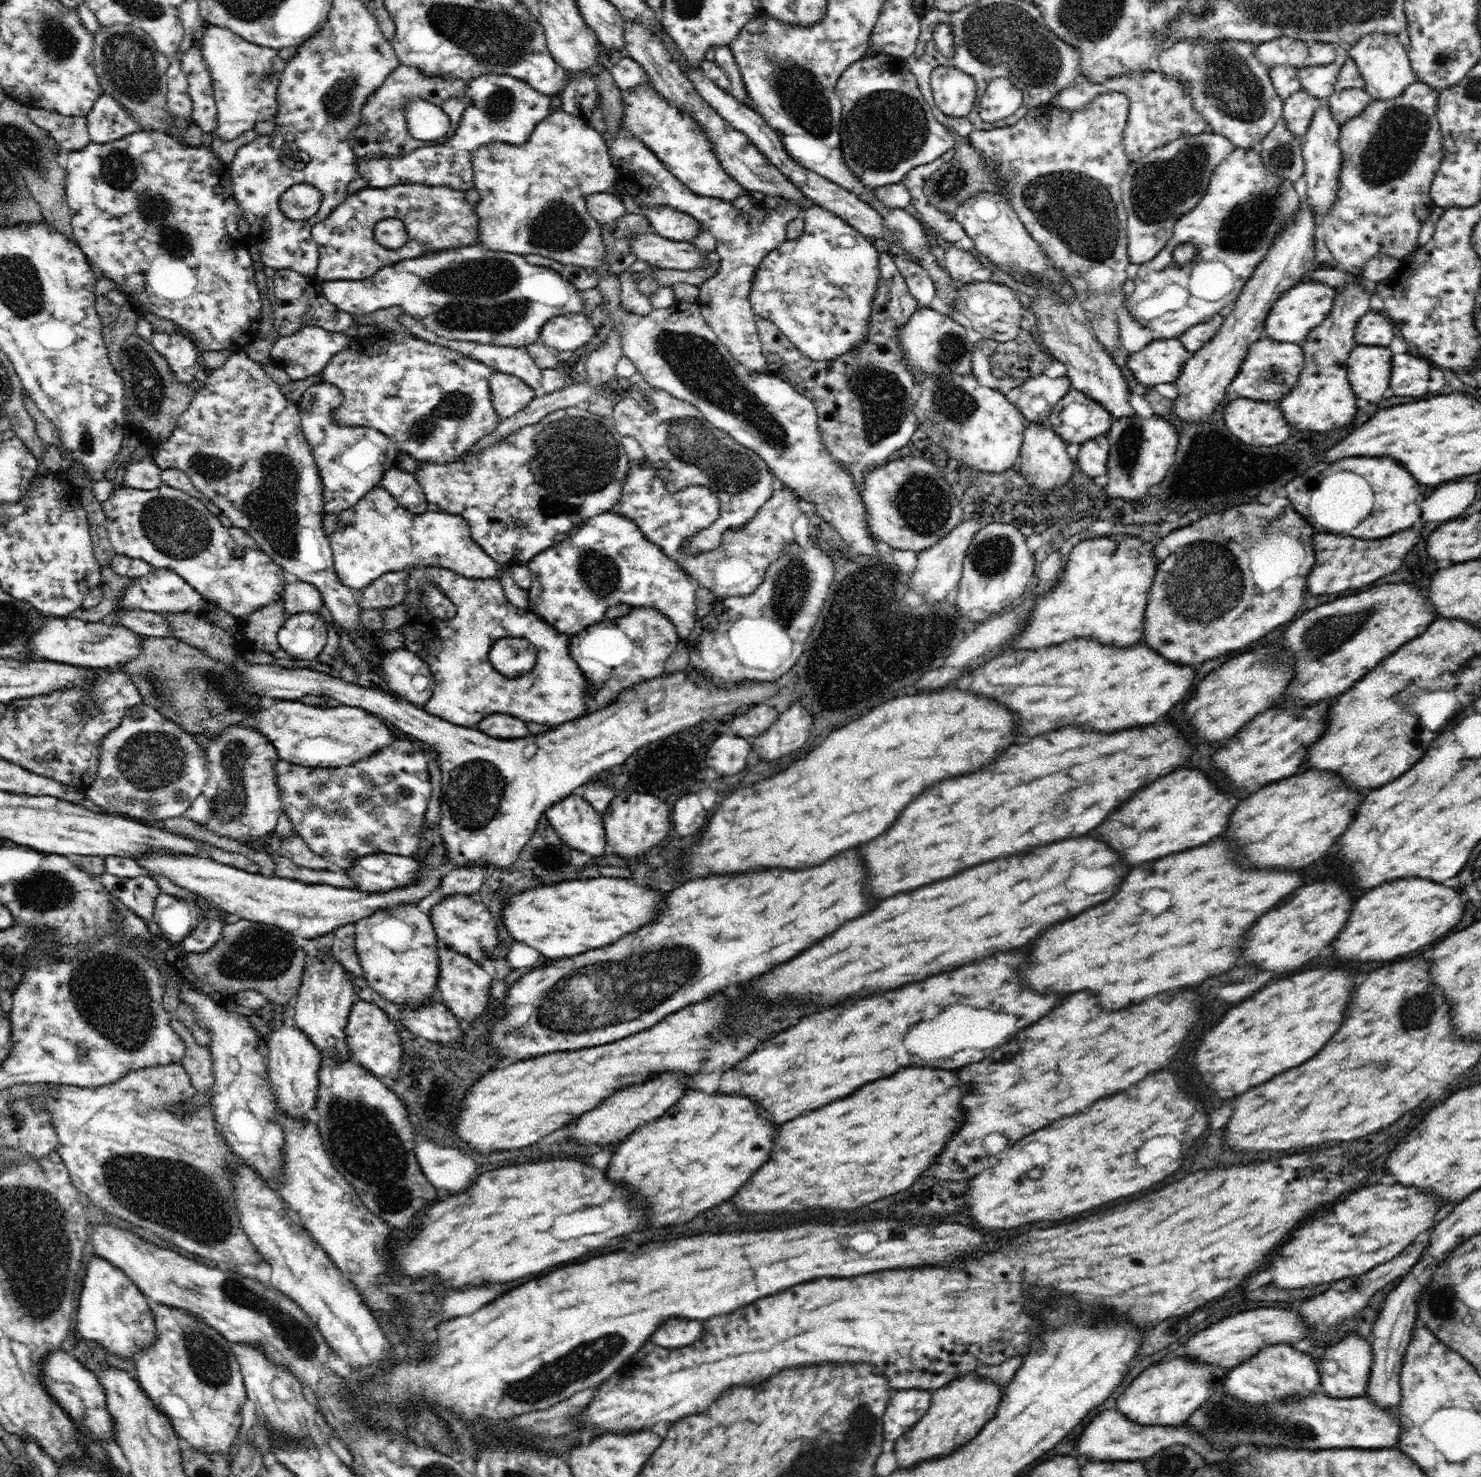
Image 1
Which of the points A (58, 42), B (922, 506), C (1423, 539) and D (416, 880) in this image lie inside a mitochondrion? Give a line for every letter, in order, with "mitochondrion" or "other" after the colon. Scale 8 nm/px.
A: mitochondrion
B: mitochondrion
C: other
D: other

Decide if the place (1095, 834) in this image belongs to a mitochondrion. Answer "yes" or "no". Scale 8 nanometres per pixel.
no

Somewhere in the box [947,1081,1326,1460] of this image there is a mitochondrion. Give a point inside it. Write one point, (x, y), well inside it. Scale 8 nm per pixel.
(1226, 1418)

